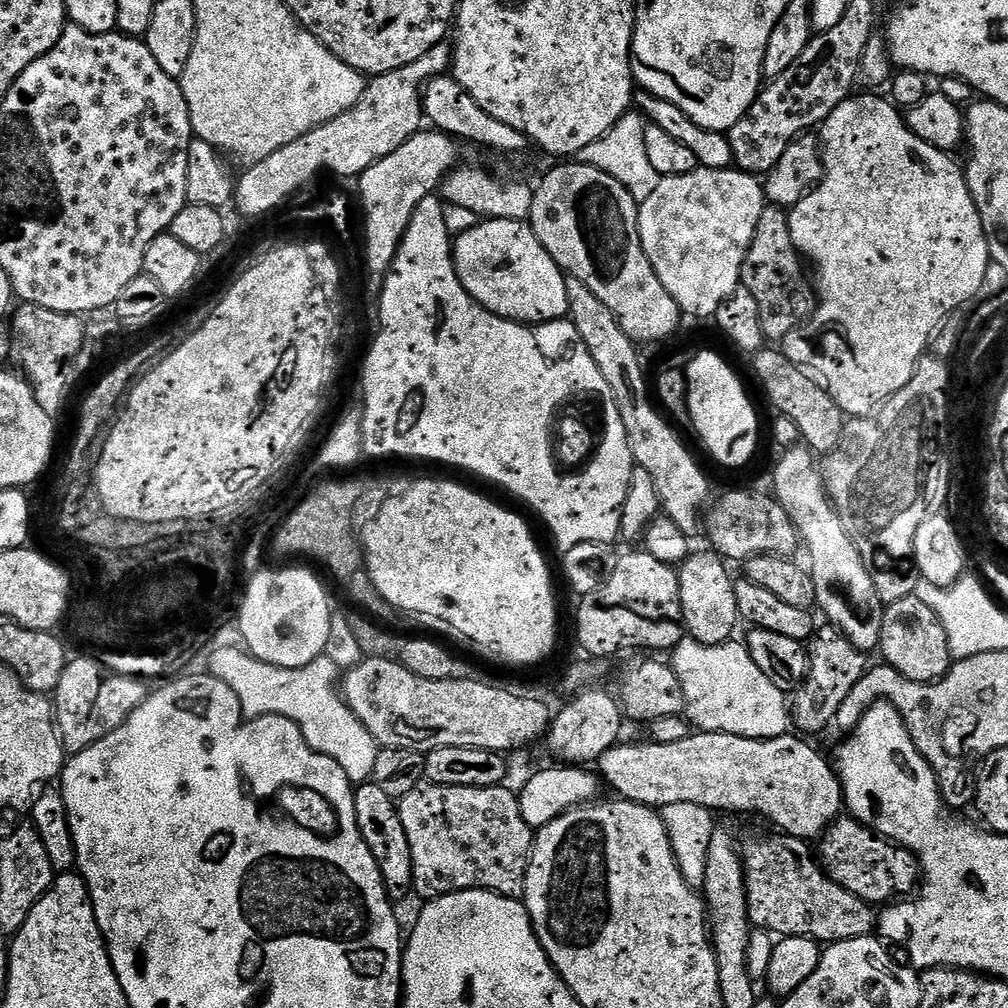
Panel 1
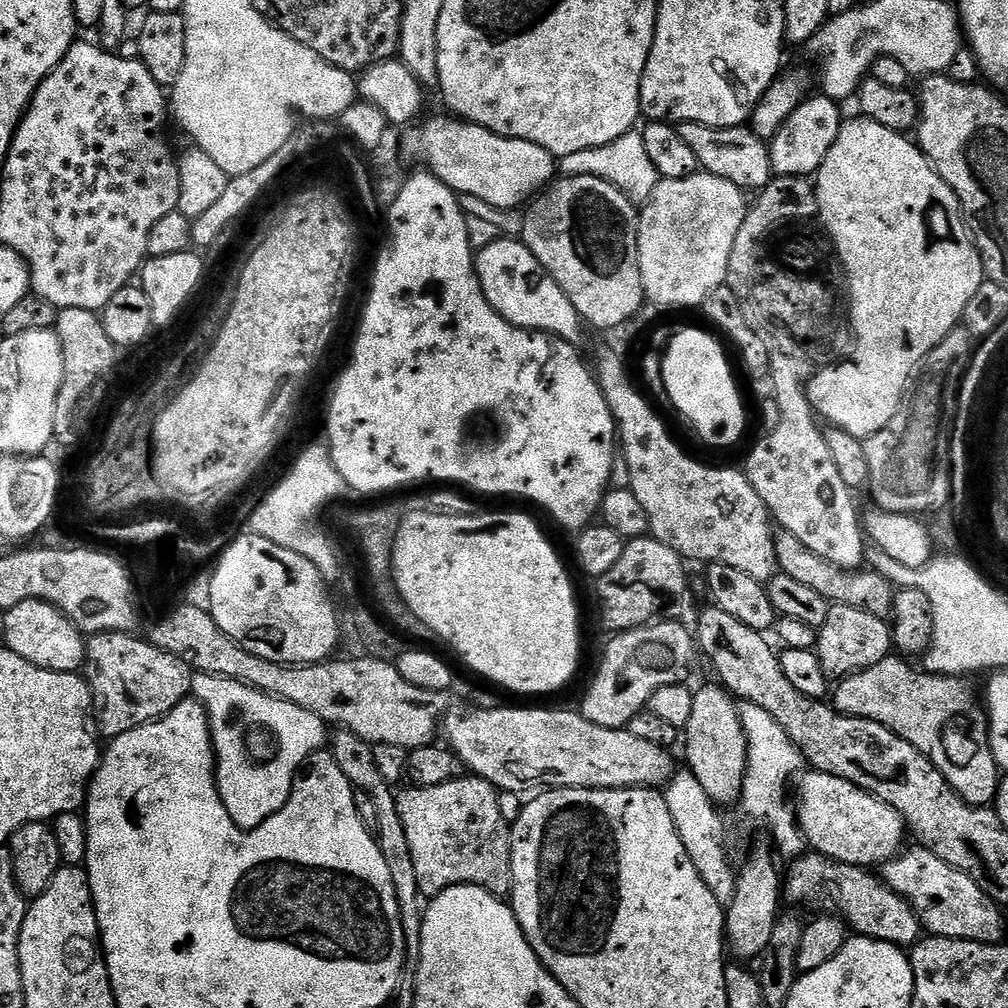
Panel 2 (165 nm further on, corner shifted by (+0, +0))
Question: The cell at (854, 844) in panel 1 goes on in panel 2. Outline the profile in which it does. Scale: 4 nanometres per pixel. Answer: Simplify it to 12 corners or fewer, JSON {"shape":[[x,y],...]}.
{"shape":[[905,847],[882,879],[928,936],[1005,939],[1001,905],[930,850]]}

